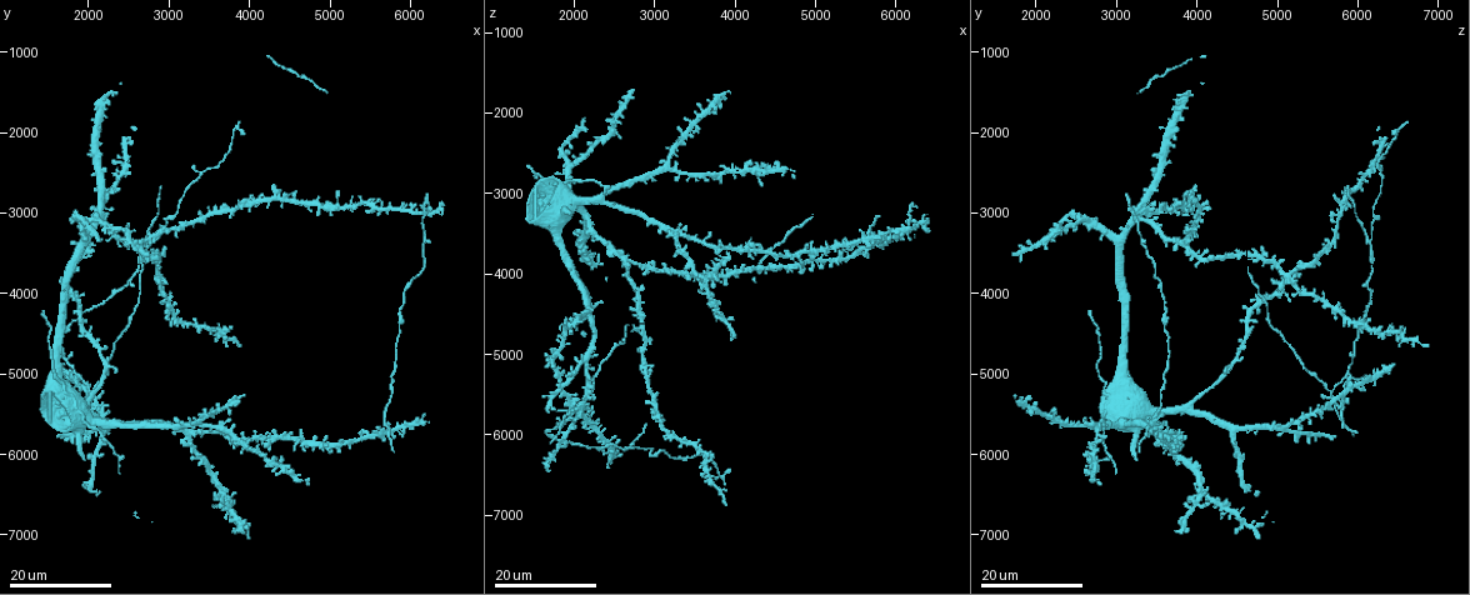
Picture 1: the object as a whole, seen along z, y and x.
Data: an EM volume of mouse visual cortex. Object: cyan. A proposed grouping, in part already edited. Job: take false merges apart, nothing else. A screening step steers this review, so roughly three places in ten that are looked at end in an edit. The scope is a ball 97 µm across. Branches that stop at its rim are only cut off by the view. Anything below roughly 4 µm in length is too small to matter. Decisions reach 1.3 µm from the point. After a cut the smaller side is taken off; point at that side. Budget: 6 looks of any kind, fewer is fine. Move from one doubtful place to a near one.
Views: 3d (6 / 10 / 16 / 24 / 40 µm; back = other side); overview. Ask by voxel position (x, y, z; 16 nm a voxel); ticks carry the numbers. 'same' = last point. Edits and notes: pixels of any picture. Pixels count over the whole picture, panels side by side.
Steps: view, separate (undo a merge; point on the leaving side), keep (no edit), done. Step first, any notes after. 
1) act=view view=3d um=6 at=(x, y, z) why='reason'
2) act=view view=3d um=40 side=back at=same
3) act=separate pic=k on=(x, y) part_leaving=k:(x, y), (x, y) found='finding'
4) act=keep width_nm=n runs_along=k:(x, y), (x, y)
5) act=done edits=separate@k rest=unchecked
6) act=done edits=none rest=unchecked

act=view view=3d um=16 at=(3450, 2500, 6300) why='thick turns thin'

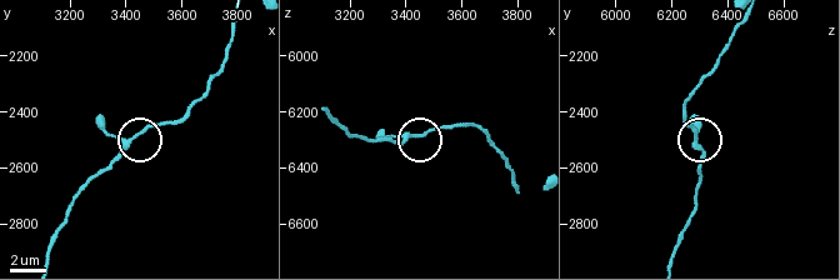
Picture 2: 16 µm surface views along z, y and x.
act=view view=3d um=10 at=(3450, 2470, 6280)

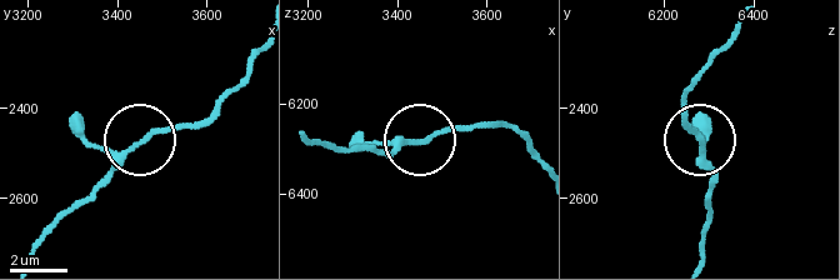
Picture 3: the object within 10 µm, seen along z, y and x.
act=view view=3d um=10 side=back at=(3455, 2480, 6280) why='from behind'

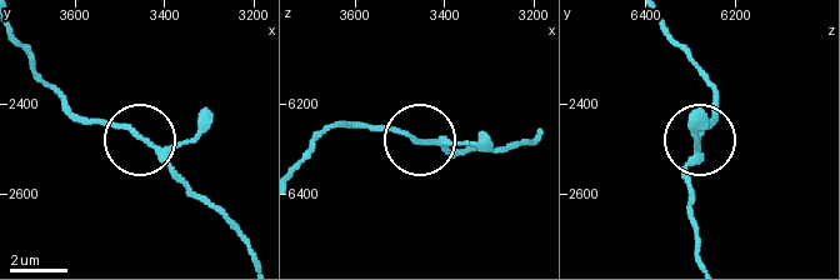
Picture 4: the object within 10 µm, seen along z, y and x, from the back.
act=keep arms=3 runs_along=4:(700, 259), (690, 165), (716, 104) found='continuous, no second neuron'

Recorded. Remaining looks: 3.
act=view view=3d um=16 at=(2950, 3050, 6200) why='sudden change in width'

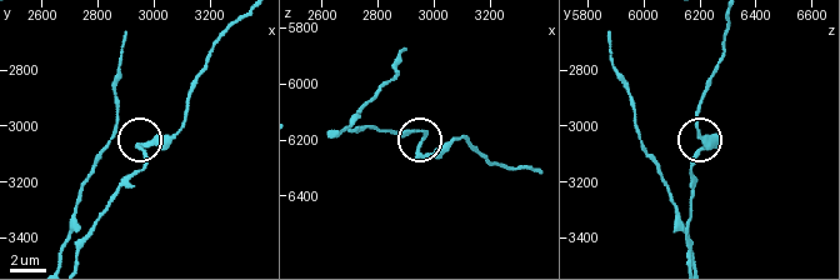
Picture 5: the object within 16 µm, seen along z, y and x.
act=view view=3d um=10 at=(2950, 3070, 6240)

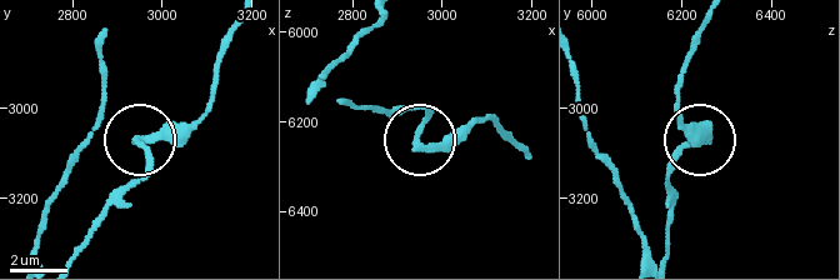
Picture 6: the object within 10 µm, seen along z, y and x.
act=keep runs_along=6:(666, 253), (669, 174), (705, 138), (684, 116) found='one neuron here'

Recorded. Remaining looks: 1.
act=done edits=none rest=unchecked

